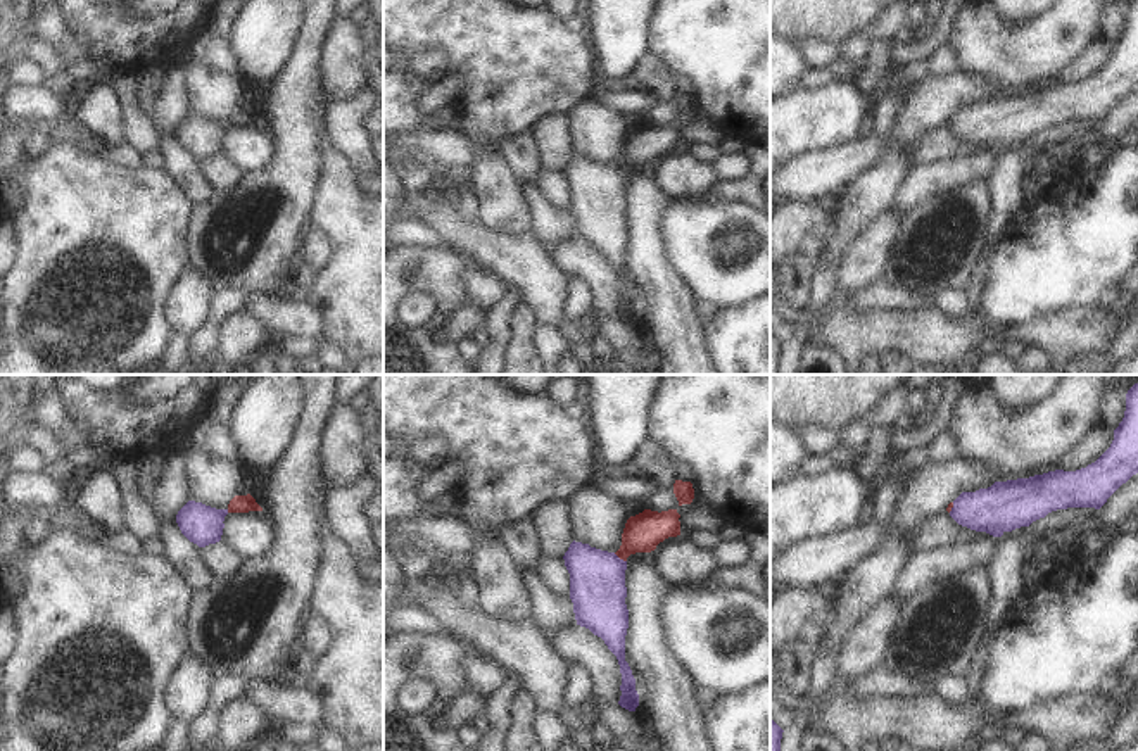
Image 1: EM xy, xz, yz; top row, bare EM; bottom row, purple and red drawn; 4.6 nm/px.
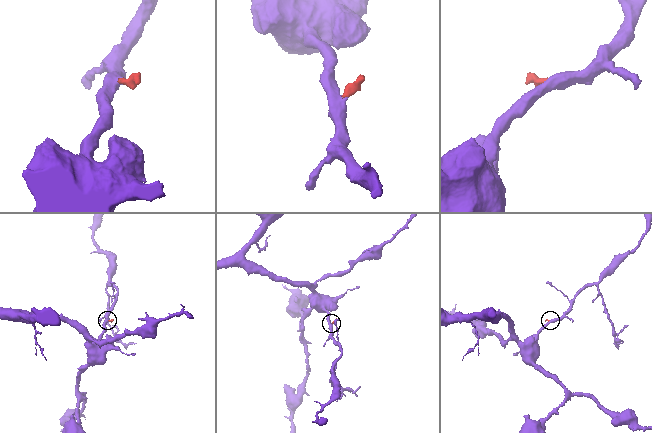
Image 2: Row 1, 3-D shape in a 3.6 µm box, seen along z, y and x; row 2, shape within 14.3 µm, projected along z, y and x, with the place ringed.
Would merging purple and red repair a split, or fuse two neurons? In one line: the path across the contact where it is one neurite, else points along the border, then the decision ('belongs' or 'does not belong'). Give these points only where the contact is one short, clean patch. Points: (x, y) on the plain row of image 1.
runs through xz (598, 204), (598, 192), (619, 171), (643, 145); belongs

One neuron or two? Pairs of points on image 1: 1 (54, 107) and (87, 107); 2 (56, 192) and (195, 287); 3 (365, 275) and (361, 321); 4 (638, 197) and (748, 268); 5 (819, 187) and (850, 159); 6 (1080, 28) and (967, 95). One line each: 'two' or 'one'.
1: two
2: two
3: one
4: two
5: one
6: two

